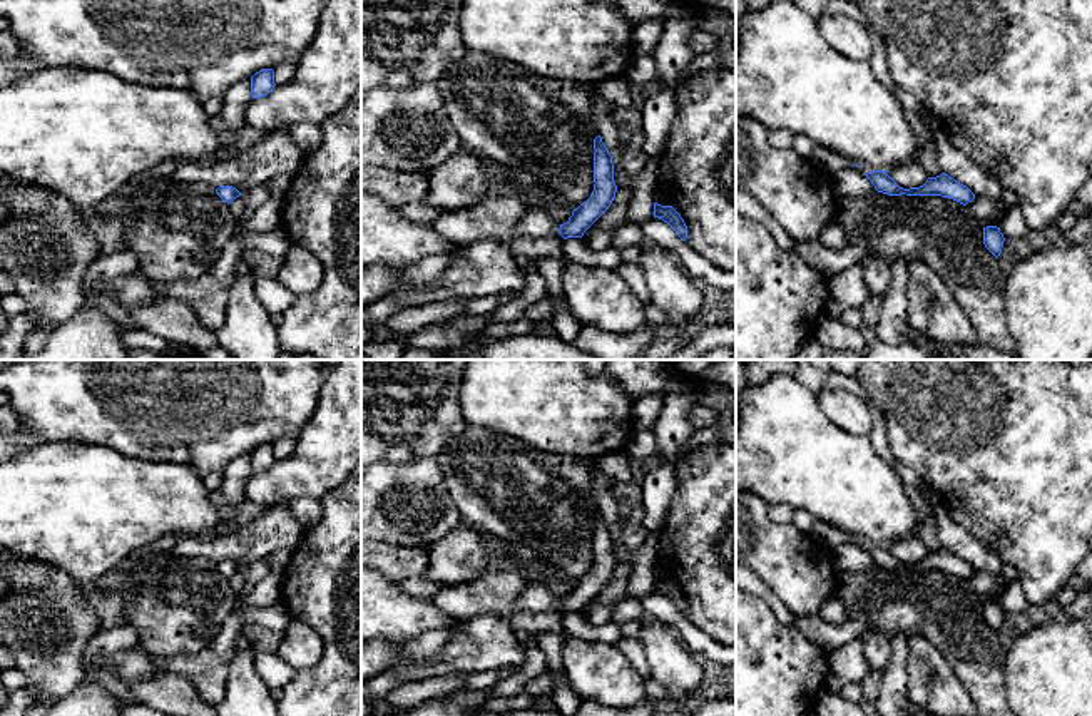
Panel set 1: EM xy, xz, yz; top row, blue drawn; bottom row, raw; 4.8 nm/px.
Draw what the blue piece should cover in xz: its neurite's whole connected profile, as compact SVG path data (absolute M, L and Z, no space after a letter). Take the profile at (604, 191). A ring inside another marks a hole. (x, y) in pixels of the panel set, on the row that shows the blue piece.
M602 137L594 139L594 191L590 197L572 211L567 222L559 224L537 207L528 207L518 221L515 233L533 238L560 234L567 238L582 238L584 233L610 207L617 186L614 182L614 164Z

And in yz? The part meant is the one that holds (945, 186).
M871 171L865 174L875 189L878 192L888 194L888 196L941 196L953 199L963 206L972 202L975 199L975 194L948 174L941 172L936 177L928 177L926 182L920 187L910 187L903 189L900 187L888 174L886 171Z

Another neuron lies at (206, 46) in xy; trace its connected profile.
M0 0L0 17L7 20L20 43L18 55L35 57L48 67L104 70L149 87L191 89L202 104L222 97L232 84L251 79L263 69L274 69L286 62L298 64L318 30L321 8L321 0Z

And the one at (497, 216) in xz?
M500 191L485 196L483 201L472 207L440 216L433 226L458 249L495 238L513 258L523 256L532 261L540 258L564 258L564 238L560 234L533 238L515 233L518 221L528 207L547 212L559 224L567 222L572 216L572 209L554 197L549 197L538 206L530 206L520 192Z

